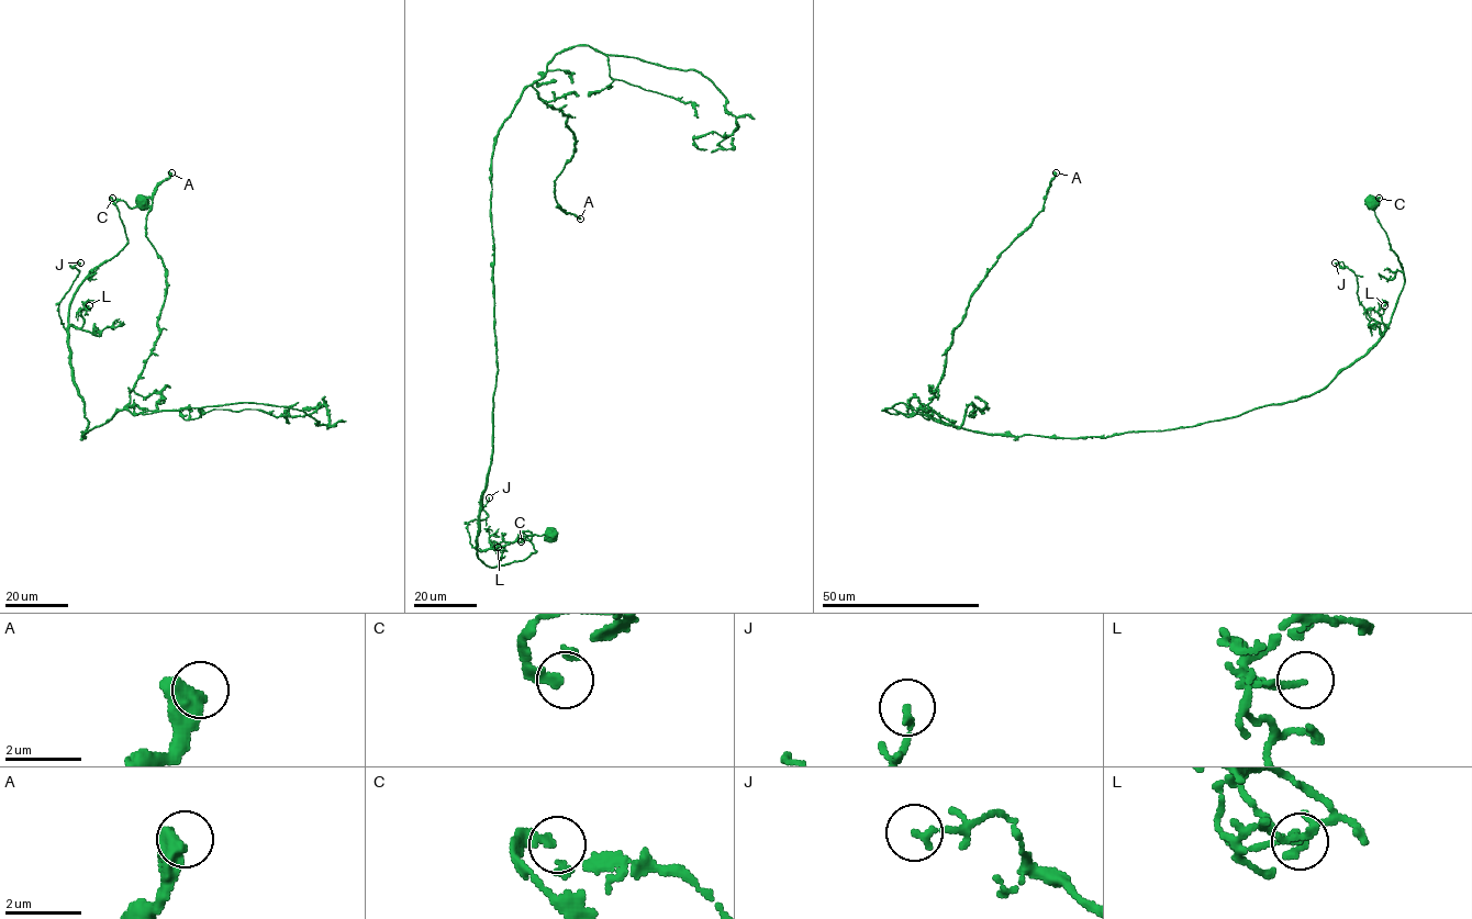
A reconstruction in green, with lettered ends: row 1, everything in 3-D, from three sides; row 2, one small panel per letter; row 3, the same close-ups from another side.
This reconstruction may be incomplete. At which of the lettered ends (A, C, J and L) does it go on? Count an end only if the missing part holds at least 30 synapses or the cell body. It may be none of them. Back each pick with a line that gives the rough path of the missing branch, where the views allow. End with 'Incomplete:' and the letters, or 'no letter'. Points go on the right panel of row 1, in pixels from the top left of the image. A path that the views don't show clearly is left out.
Incomplete: no letter

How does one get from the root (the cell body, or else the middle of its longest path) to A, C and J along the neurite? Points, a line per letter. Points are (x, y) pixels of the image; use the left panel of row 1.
A: (142, 202), (116, 202), (127, 243), (69, 307), (82, 438), (159, 333), (146, 216), (171, 172)
C: (142, 202), (130, 208), (122, 200), (113, 203), (109, 200), (112, 198)
J: (142, 202), (132, 208), (116, 202), (127, 243), (82, 282), (66, 328), (58, 303), (80, 262)

